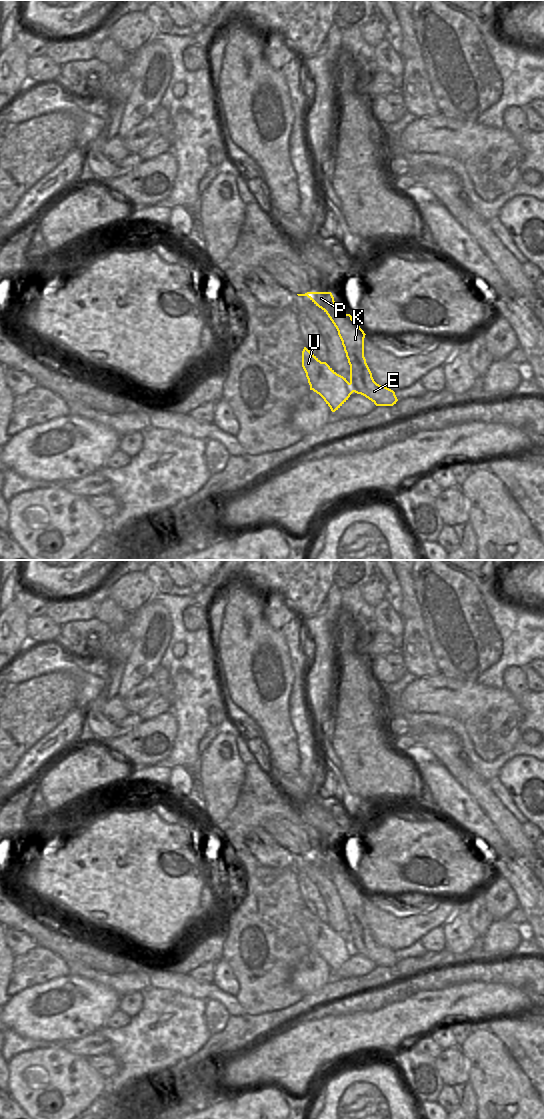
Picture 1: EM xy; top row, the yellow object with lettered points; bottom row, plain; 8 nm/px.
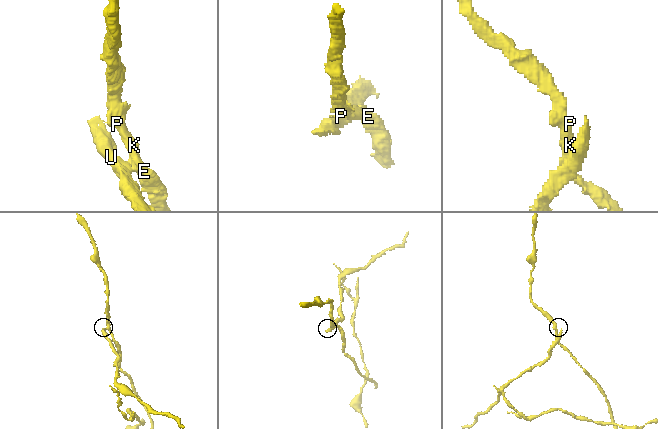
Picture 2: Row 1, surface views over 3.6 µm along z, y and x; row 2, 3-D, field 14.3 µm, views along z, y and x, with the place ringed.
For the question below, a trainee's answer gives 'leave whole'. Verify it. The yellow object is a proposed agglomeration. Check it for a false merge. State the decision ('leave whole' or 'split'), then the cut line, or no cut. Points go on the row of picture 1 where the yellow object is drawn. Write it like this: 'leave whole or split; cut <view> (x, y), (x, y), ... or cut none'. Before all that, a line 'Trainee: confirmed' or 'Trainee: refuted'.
Trainee: refuted
split; cut xy (348, 383), (354, 391)

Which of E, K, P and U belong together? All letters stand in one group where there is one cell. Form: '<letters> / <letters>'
E K P / U

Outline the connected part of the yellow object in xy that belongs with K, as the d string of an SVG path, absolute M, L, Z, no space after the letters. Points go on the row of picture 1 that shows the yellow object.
M307 292L297 294L307 296L330 318L342 341L350 365L350 385L353 391L371 400L376 406L393 406L398 401L395 392L377 384L364 357L365 333L352 319L337 307L331 292Z

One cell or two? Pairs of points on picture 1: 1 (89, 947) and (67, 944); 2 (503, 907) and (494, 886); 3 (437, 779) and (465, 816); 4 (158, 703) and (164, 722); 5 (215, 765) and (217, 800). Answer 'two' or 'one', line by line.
1: one
2: one
3: one
4: two
5: one

